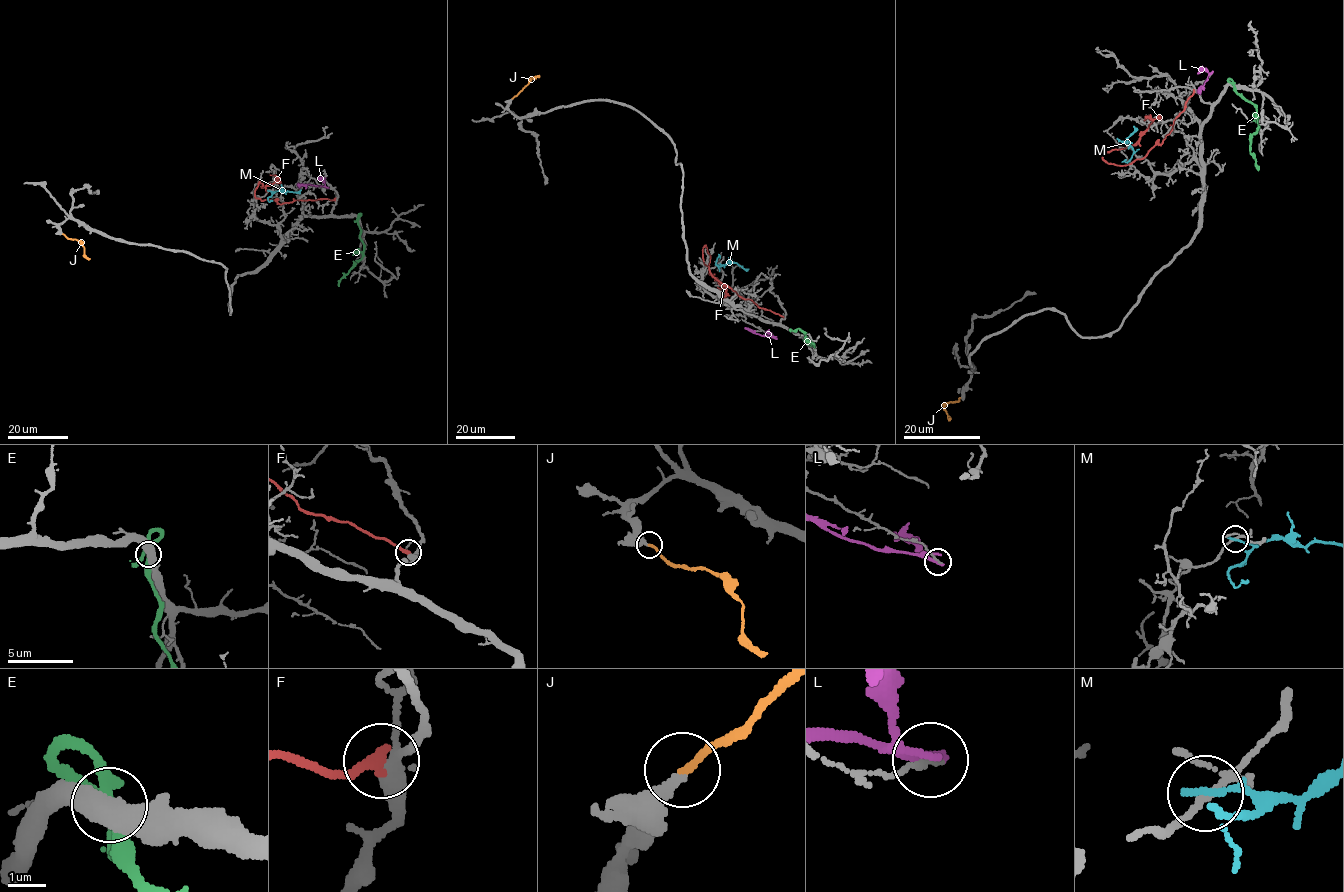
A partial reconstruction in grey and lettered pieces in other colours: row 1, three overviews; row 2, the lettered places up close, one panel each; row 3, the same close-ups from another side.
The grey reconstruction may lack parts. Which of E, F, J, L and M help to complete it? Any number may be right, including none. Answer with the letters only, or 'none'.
J

